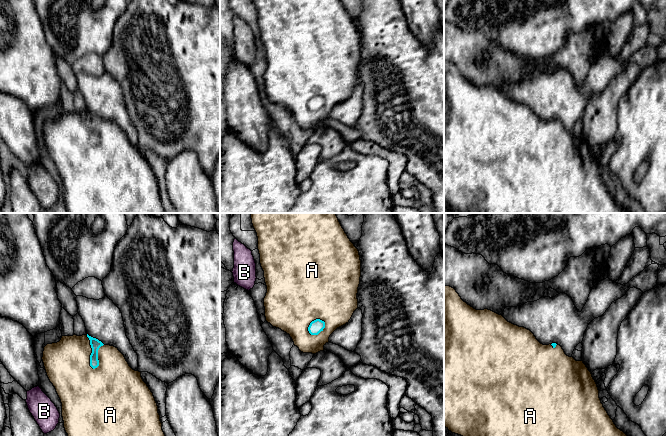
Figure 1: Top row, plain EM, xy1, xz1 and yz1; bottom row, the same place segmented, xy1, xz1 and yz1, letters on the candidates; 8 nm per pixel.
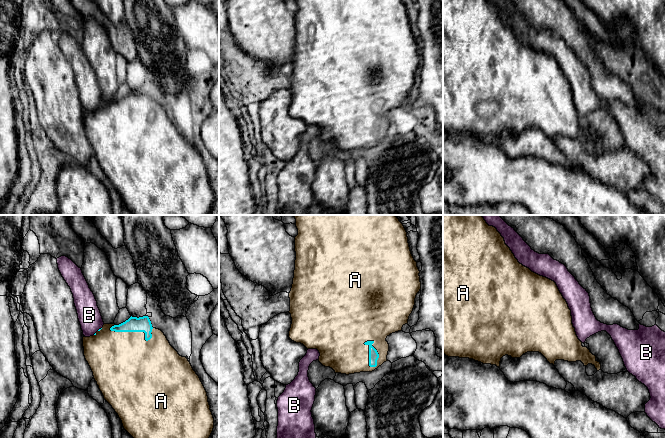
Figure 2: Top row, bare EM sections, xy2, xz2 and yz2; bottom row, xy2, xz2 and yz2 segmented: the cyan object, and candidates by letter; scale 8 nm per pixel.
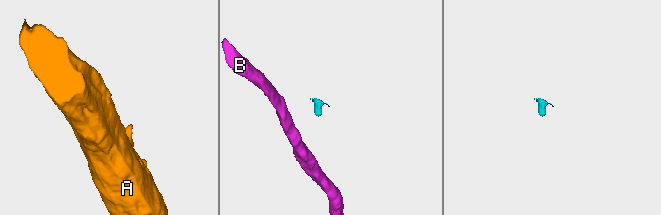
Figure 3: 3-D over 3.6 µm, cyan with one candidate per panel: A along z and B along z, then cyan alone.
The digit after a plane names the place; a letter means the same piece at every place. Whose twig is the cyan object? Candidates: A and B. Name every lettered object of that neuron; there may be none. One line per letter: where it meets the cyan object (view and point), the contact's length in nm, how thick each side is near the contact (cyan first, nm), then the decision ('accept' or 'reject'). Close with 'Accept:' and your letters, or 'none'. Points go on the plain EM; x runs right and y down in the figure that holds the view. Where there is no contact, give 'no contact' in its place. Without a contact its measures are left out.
A: xz2 (369, 131) | 240 nm | 80/360 nm | accept
B: xy2 (99, 105) | 50 nm | 20/180 nm | reject
Accept: A

